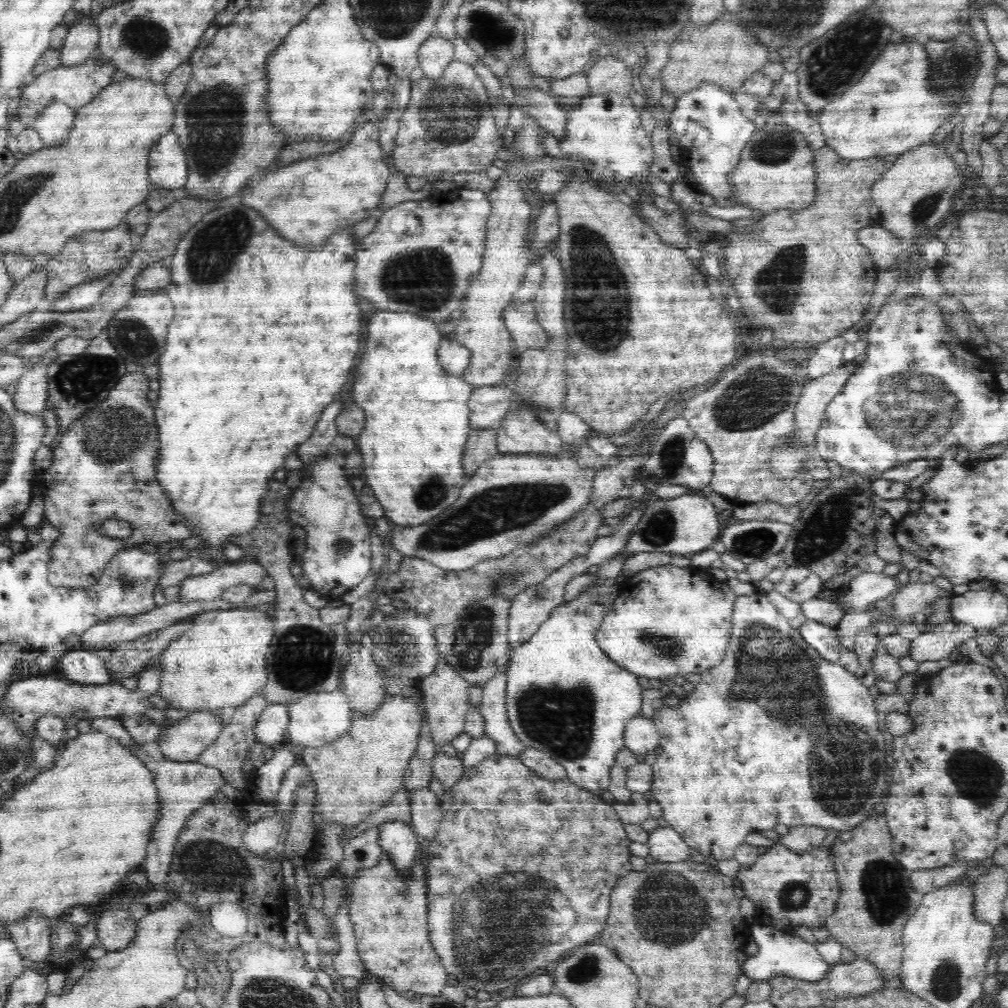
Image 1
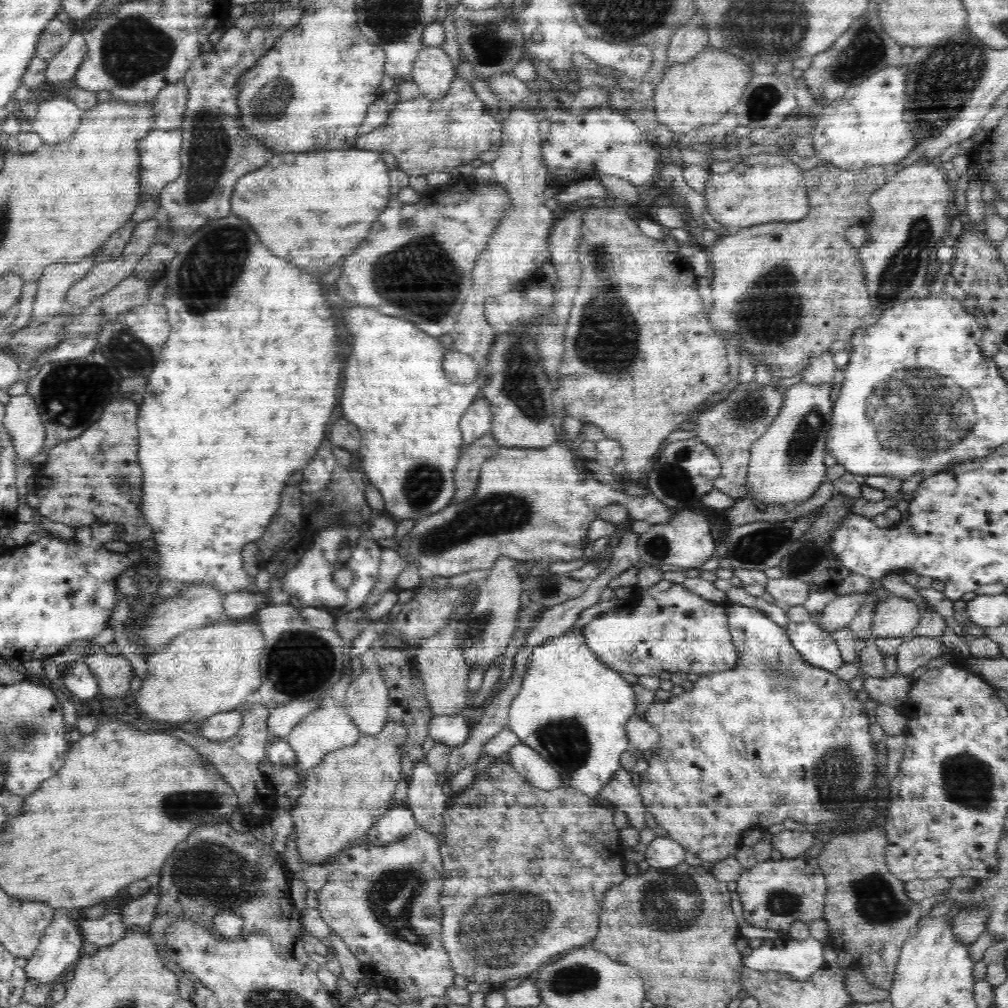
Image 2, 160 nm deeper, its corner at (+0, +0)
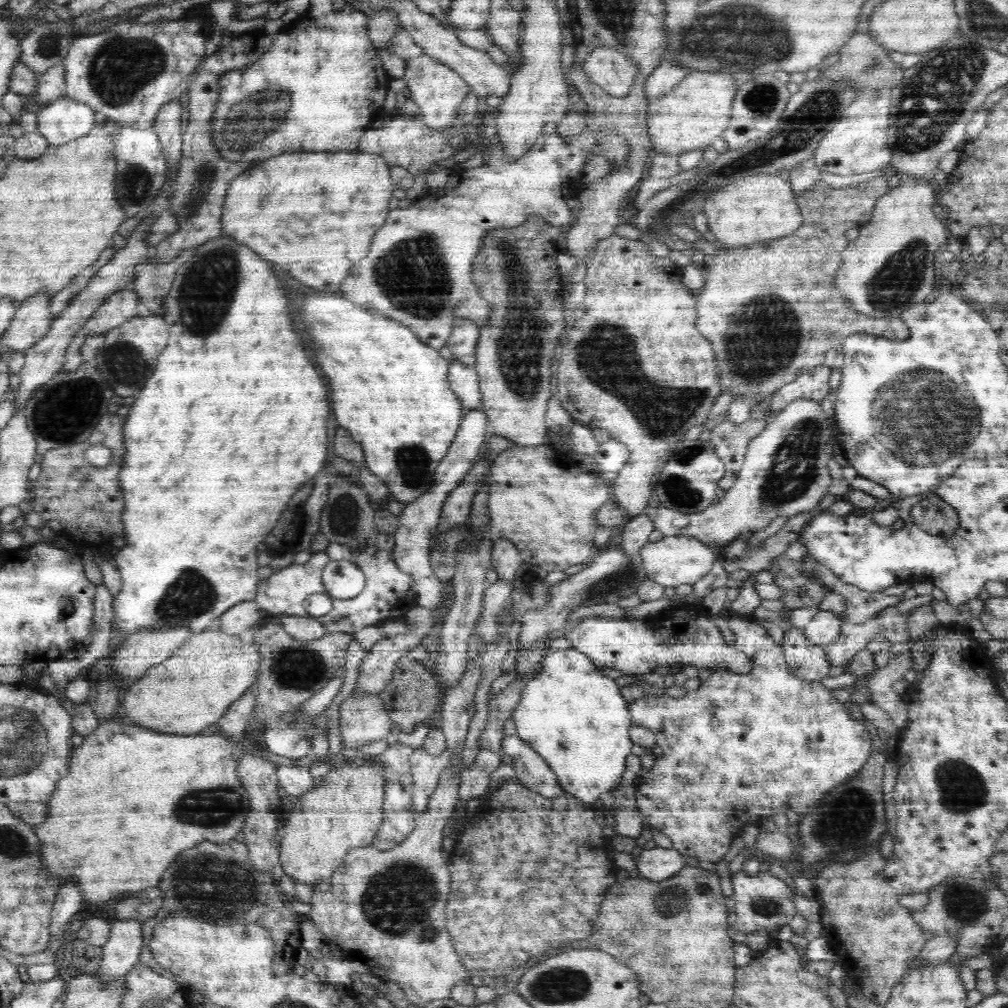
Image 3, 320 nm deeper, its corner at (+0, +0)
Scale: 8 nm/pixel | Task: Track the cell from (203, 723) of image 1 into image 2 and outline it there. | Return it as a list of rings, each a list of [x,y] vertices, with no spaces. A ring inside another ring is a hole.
[[[243,707],[213,714],[208,719],[198,722],[200,727],[194,734],[199,734],[199,736],[212,741],[233,738],[242,727],[242,709]]]

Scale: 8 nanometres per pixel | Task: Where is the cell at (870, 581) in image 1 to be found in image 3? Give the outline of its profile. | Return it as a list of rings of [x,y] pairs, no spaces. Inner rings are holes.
[[[819,610],[815,618],[805,627],[804,636],[810,645],[826,647],[838,638],[842,624],[846,621],[847,618],[840,617],[836,613]]]

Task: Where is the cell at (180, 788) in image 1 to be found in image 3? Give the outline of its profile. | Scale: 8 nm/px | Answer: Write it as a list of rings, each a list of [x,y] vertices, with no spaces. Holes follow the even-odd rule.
[[[113,920],[108,940],[102,946],[102,960],[95,975],[102,982],[112,982],[125,977],[139,962],[142,946],[142,922]]]

